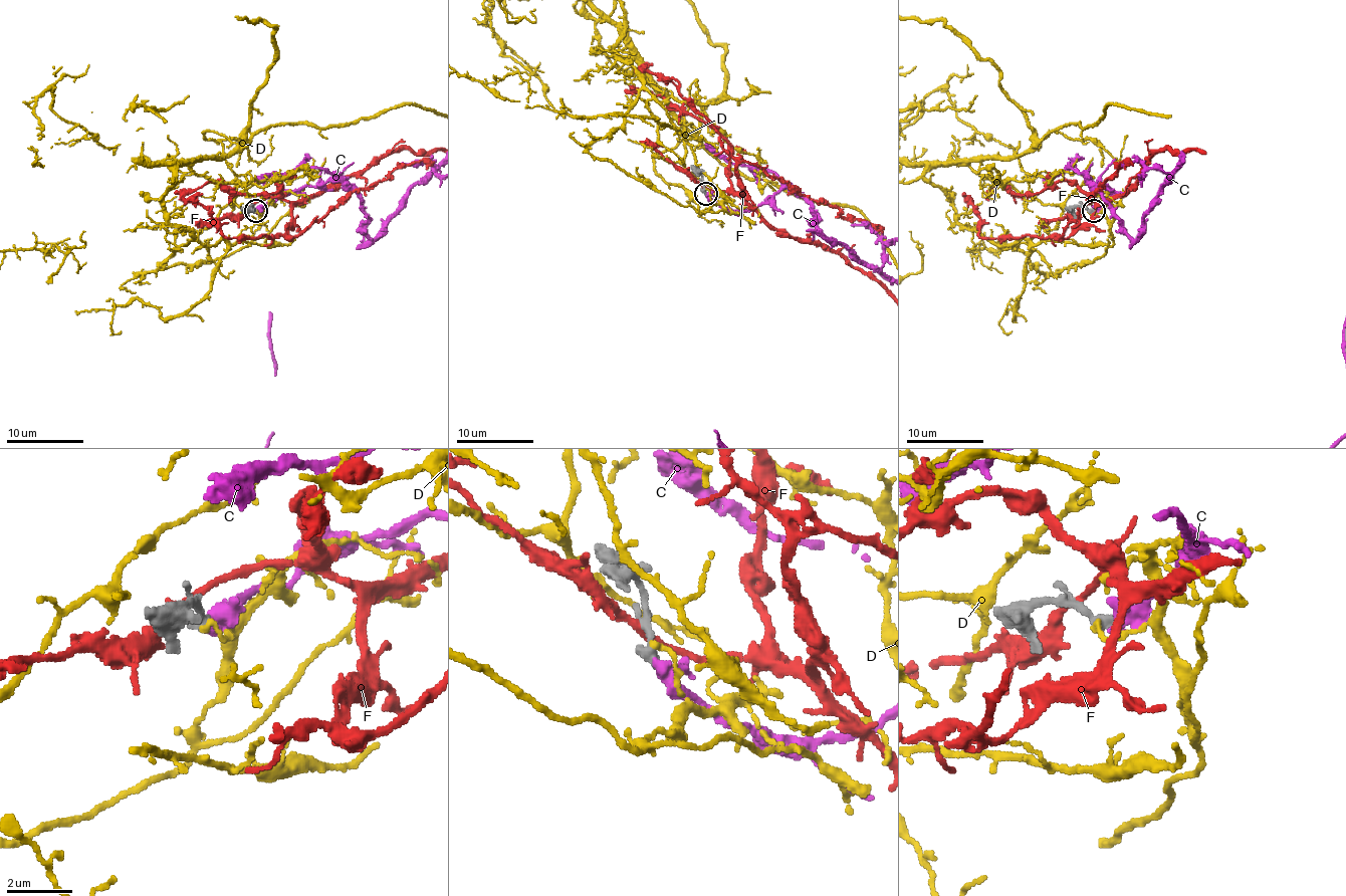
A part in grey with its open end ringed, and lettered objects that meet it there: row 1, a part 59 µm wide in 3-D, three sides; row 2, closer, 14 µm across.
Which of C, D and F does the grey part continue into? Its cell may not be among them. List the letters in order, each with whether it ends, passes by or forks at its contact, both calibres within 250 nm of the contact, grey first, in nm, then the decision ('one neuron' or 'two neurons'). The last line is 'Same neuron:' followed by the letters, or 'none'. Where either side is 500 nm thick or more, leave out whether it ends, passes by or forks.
C: it passes by; calibres 320 and 320 nm; one neuron
D: it ends; calibres 360 and 150 nm; two neurons
F: it passes by; calibres 220 and 200 nm; two neurons
Same neuron: C

